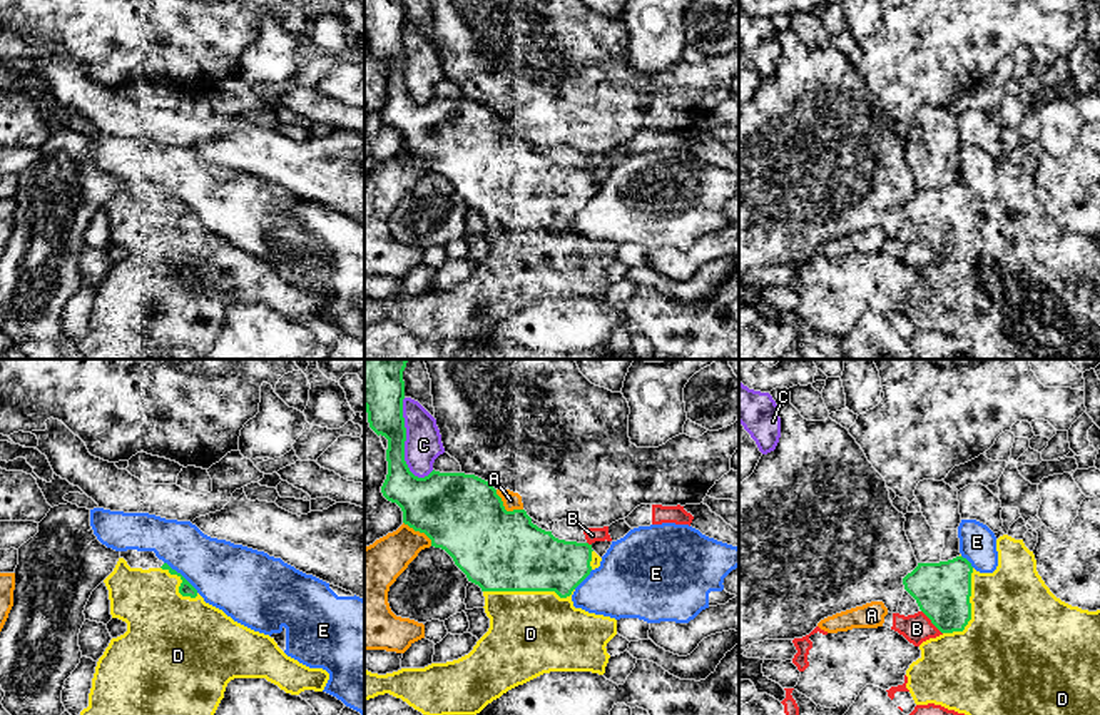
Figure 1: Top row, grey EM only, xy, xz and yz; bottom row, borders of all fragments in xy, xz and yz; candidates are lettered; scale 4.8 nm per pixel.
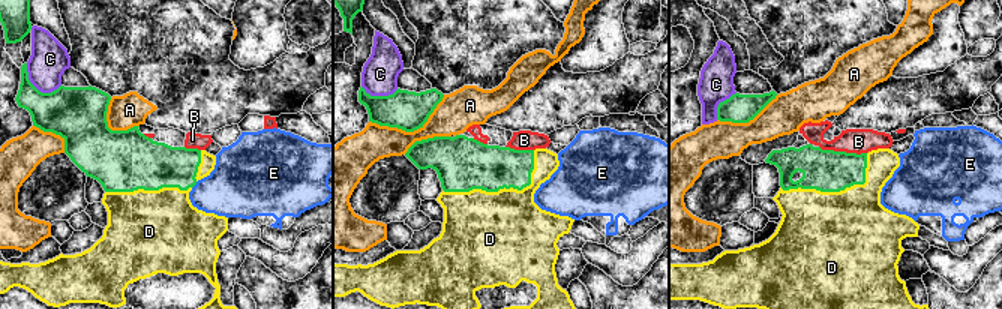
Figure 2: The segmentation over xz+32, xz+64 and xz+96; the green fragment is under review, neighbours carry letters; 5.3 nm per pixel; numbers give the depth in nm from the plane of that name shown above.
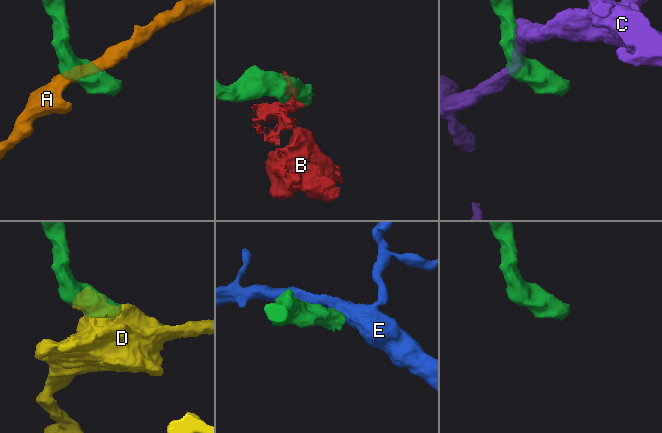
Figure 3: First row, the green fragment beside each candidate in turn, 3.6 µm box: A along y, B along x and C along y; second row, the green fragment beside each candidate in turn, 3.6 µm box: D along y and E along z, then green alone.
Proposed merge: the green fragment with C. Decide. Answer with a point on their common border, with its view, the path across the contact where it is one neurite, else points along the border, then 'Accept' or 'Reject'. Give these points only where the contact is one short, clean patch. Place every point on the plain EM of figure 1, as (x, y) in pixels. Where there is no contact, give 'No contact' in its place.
Touches green at xz (405, 65). Reject

